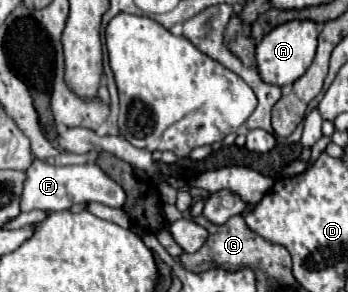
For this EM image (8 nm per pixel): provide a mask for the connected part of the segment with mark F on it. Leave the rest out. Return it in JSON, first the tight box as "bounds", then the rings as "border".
{"bounds":[21,160,125,212],"border":[[[33,160],[33,164],[25,170],[27,180],[23,182],[21,196],[21,212],[29,210],[67,210],[73,204],[81,202],[99,202],[111,208],[121,208],[125,202],[123,188],[113,182],[97,164],[81,164],[81,166],[53,166],[45,160]]]}

